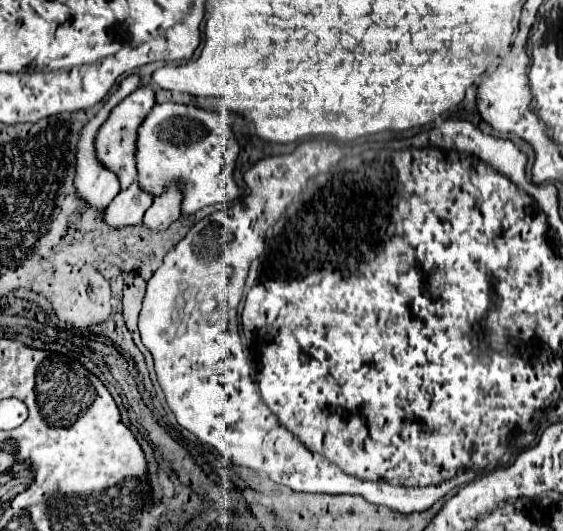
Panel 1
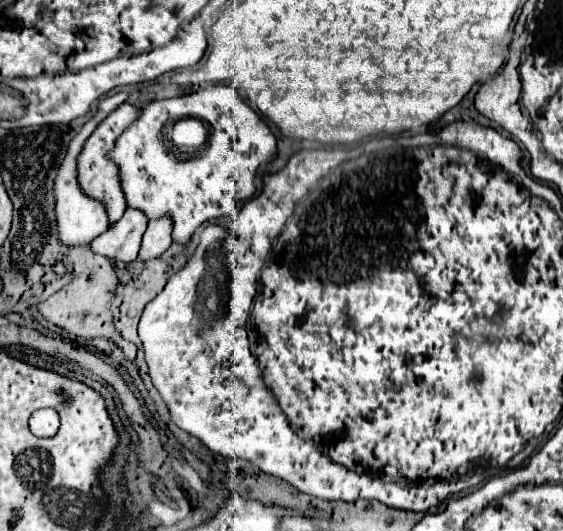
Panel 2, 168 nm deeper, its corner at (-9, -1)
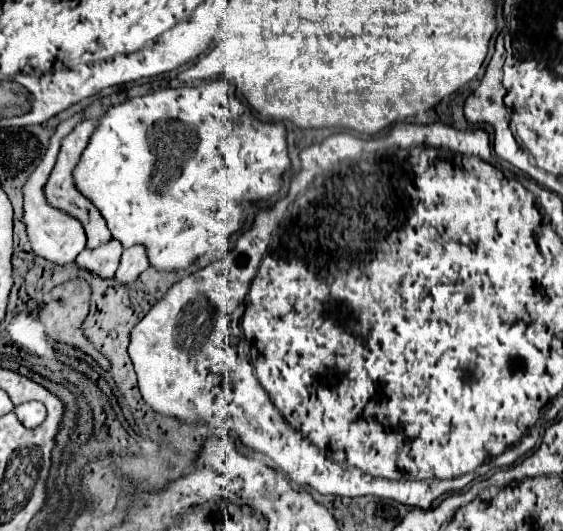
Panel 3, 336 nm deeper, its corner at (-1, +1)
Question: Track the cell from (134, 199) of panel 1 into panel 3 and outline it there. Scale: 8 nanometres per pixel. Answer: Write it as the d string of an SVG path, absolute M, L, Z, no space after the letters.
M112 238L110 242L90 250L82 250L76 258L76 264L88 272L98 274L100 278L112 278L120 266L120 256L122 256L124 248L120 246L120 242L116 238Z

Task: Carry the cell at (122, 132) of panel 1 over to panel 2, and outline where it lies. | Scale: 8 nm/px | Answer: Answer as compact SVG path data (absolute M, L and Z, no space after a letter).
M122 104L118 106L112 114L108 114L100 124L98 128L90 134L90 138L84 142L84 148L82 148L82 154L78 156L78 166L76 166L76 174L78 174L78 184L82 188L82 192L86 192L86 196L94 198L94 200L100 200L102 204L106 204L106 214L108 214L108 224L116 224L124 210L126 210L126 200L124 200L124 194L120 190L120 178L118 178L118 168L106 160L106 152L114 146L116 138L122 134L122 130L138 116L138 108L130 106L130 104Z

